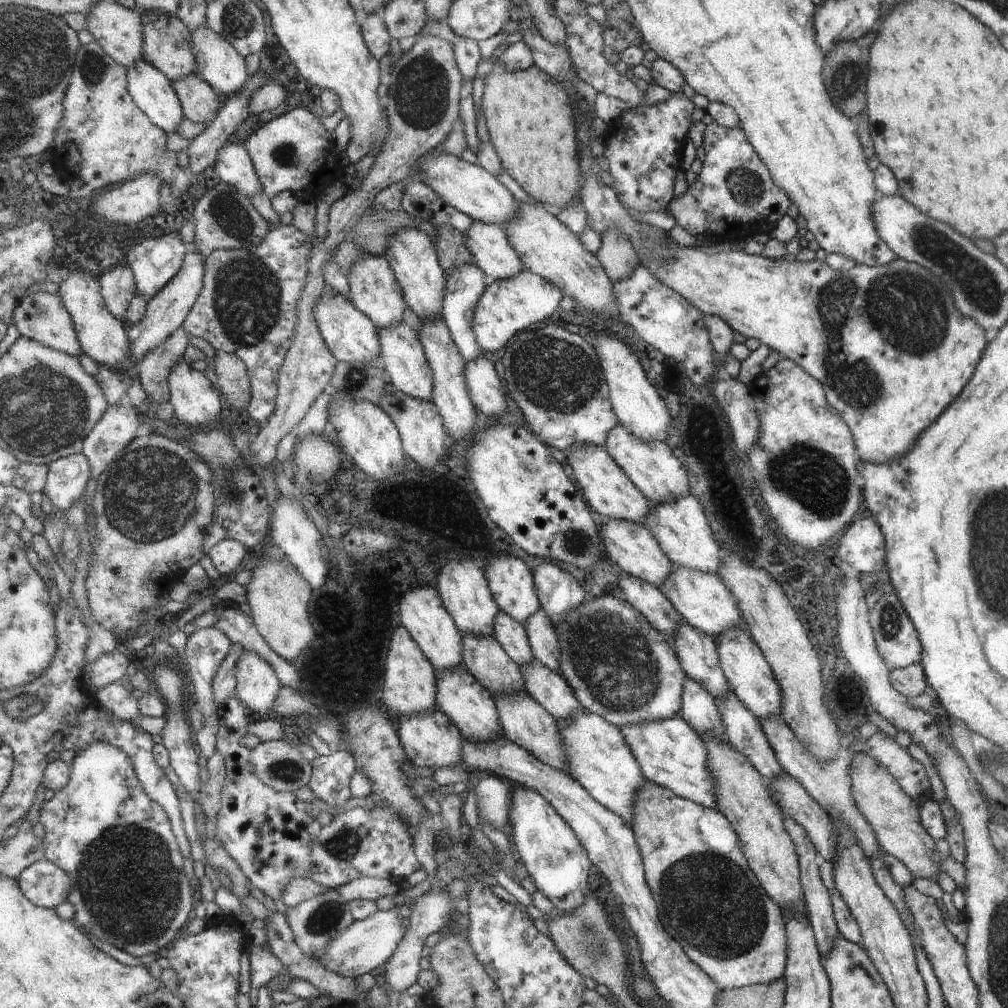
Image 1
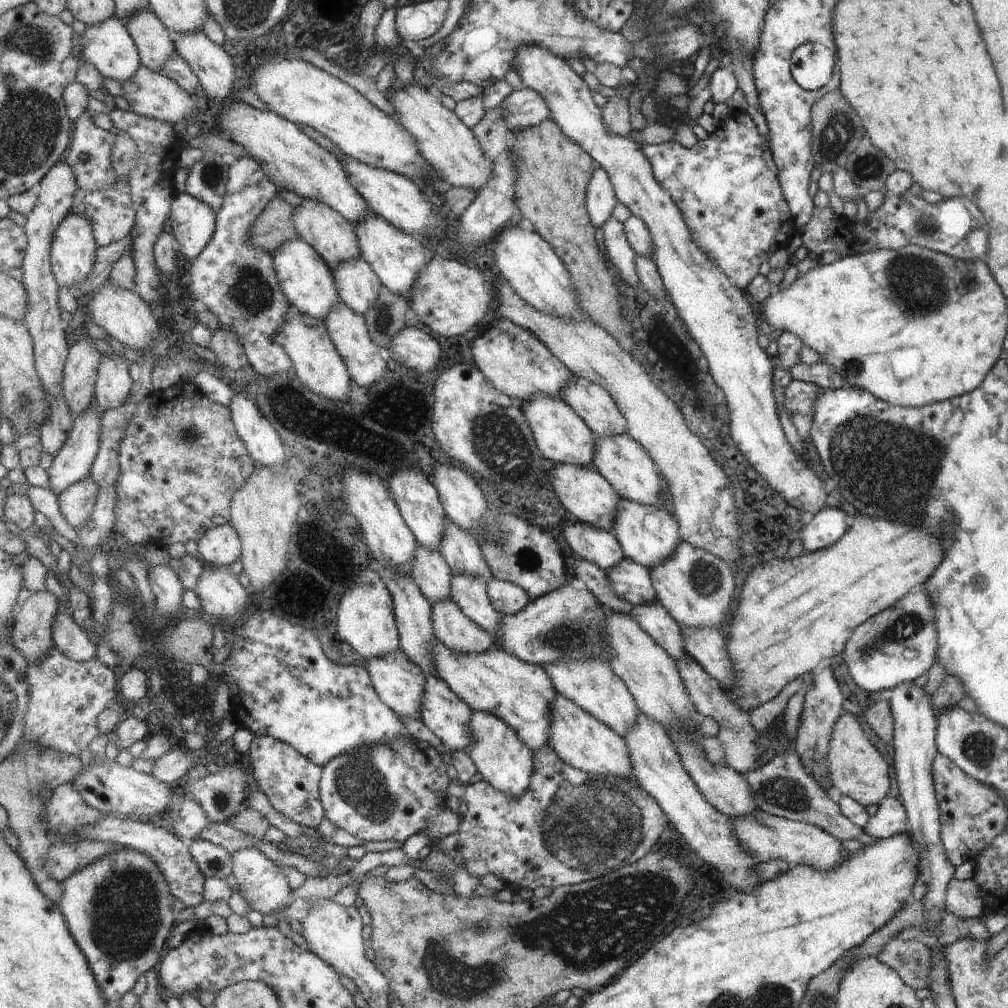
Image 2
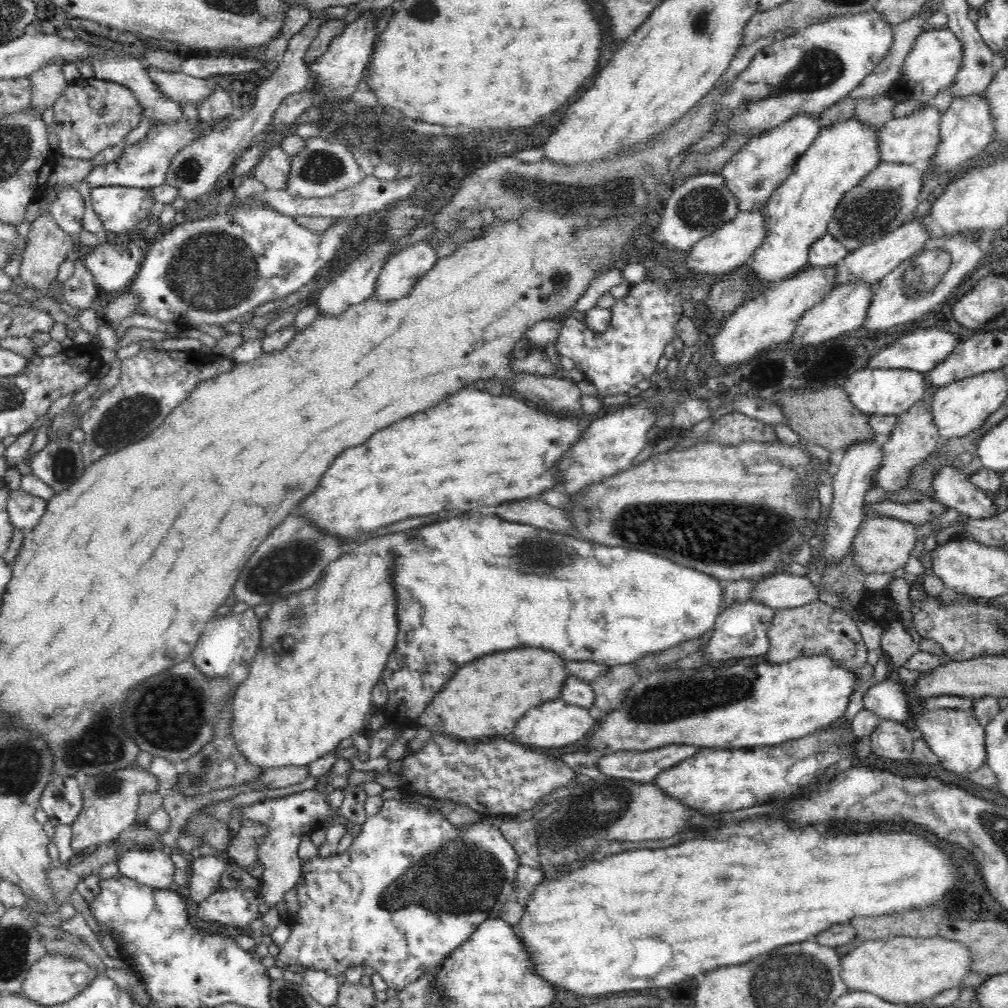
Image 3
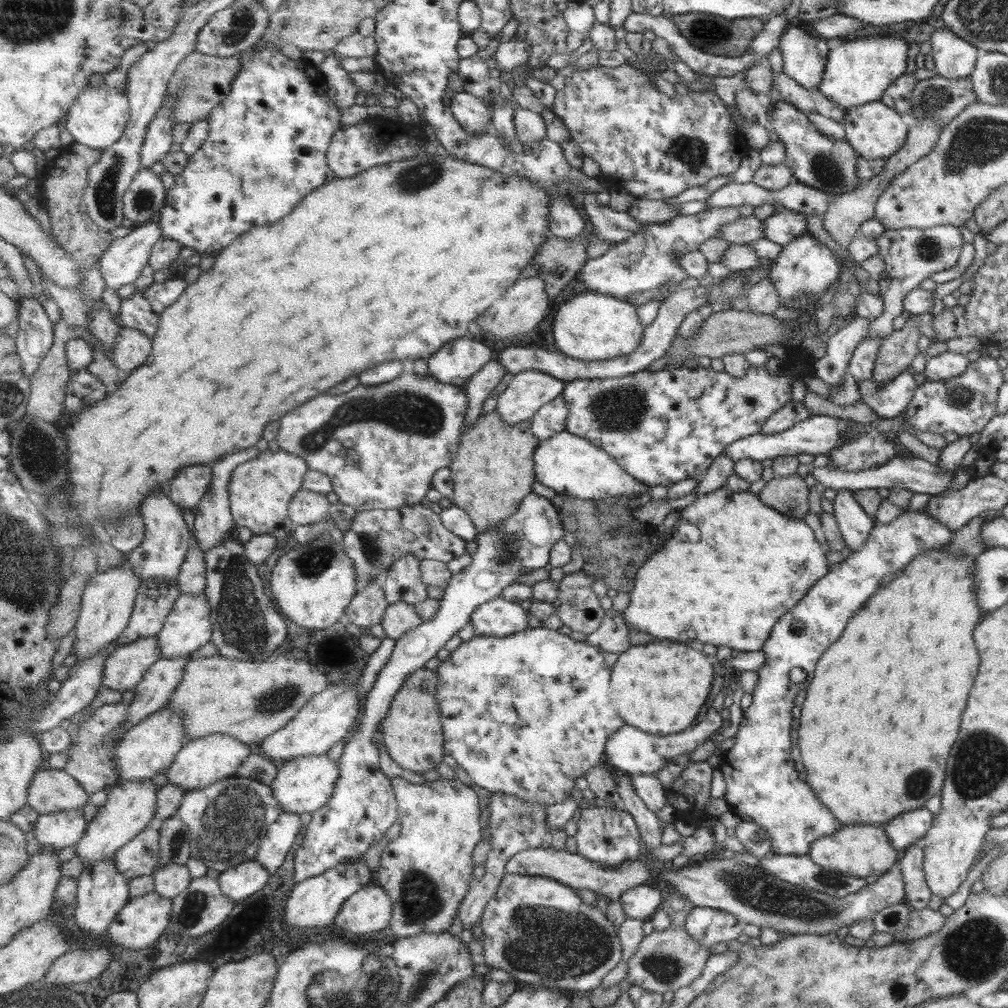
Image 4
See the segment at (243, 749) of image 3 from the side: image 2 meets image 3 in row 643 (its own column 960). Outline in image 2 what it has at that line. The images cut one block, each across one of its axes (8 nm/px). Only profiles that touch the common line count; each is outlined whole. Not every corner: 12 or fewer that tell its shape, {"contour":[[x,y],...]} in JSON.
{"contour":[[983,259],[815,265],[764,320],[844,385],[921,408],[1003,356]]}

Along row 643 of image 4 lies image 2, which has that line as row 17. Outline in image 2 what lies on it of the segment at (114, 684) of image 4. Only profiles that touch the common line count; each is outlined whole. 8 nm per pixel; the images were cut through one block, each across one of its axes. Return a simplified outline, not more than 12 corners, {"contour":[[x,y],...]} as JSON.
{"contour":[[150,6],[121,19],[153,72],[178,54]]}

